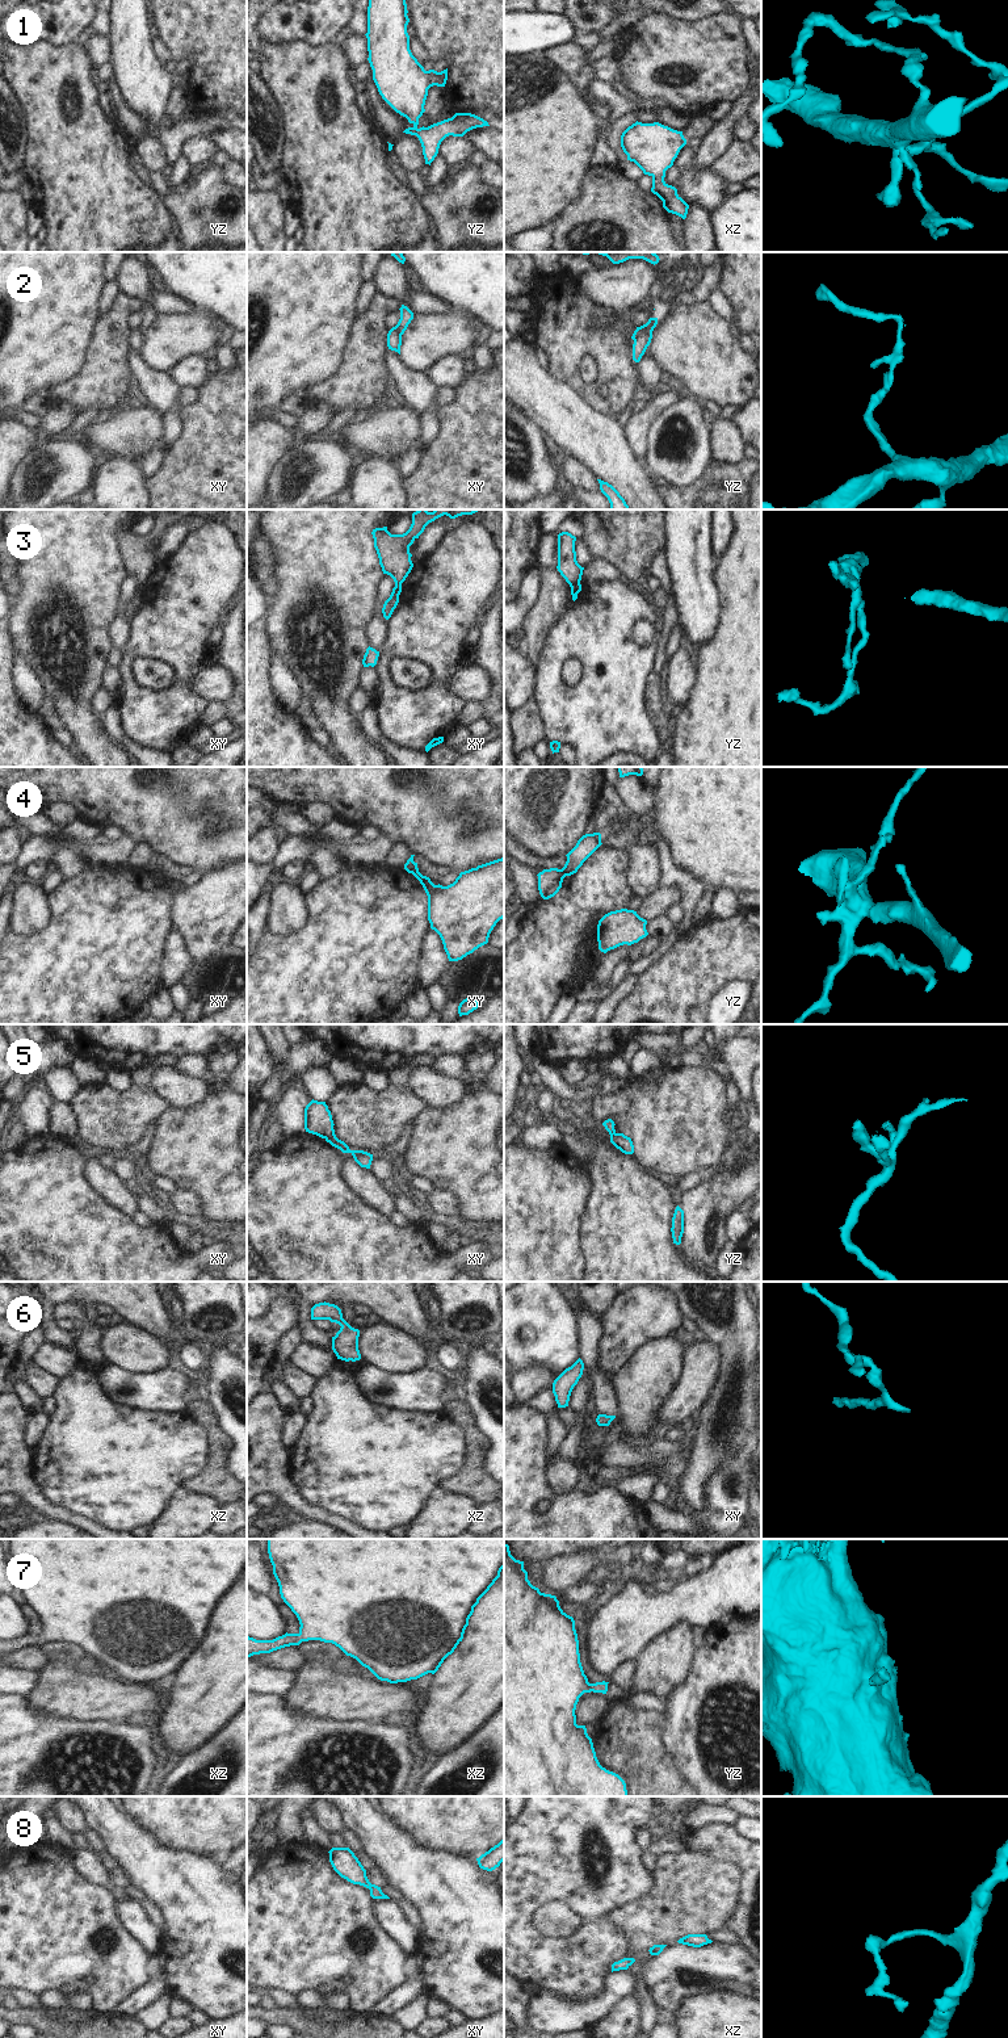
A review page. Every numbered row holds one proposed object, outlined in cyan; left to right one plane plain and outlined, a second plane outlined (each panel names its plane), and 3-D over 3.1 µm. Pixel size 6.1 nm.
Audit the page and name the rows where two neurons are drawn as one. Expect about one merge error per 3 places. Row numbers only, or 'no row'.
2, 3, 4, 5

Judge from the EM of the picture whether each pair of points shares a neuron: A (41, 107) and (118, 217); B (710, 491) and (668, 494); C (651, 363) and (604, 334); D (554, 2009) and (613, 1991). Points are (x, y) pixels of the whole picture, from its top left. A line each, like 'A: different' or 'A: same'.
A: same
B: same
C: different
D: same

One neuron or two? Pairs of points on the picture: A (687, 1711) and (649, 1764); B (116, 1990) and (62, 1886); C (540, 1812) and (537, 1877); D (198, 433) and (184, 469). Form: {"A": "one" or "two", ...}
{"A": "two", "B": "one", "C": "one", "D": "one"}

